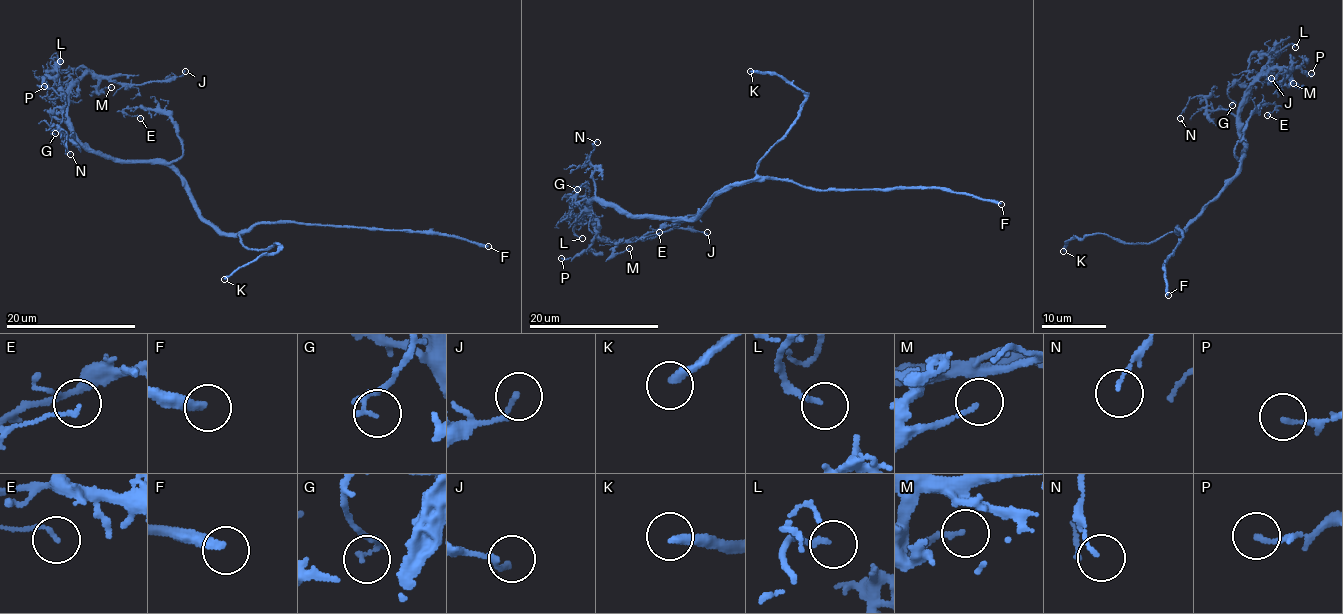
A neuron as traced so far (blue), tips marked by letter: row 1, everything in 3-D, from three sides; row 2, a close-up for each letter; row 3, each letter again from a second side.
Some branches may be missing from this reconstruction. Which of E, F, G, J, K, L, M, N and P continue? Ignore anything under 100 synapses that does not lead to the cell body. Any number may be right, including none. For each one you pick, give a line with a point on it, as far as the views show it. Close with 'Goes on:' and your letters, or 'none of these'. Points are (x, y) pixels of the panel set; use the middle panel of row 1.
F: (1001, 204)
K: (750, 71)
Goes on: F, K

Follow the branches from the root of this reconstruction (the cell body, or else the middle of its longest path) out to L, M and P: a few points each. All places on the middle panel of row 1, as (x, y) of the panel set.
L: (701, 208), (687, 220), (632, 216), (595, 198), (572, 231), (582, 238)
M: (701, 208), (687, 220), (632, 216), (590, 199), (596, 233), (617, 243), (619, 253), (629, 248)
P: (701, 208), (687, 220), (632, 216), (592, 199), (593, 243), (571, 258), (561, 258)

